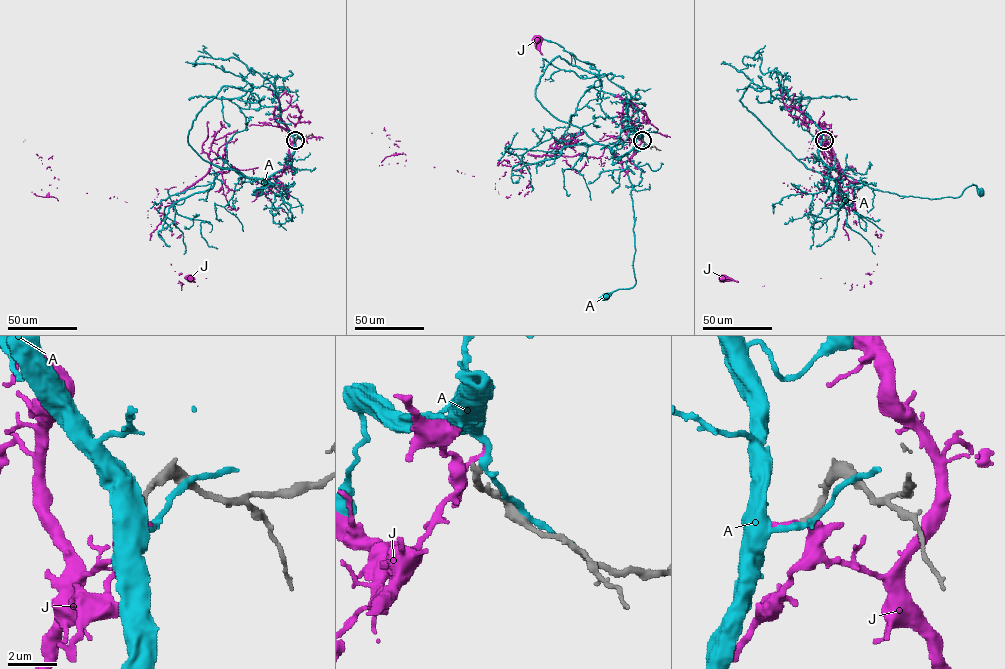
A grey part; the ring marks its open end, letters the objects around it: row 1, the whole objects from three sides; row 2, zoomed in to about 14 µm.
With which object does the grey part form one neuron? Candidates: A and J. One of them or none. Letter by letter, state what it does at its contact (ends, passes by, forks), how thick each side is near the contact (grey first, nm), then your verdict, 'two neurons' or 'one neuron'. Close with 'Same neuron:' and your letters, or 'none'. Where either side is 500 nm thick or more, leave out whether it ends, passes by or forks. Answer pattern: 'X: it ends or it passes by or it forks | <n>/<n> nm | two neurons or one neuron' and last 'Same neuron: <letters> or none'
A: it passes by | 300/240 nm | two neurons
J: it ends | 280/280 nm | two neurons
Same neuron: none

